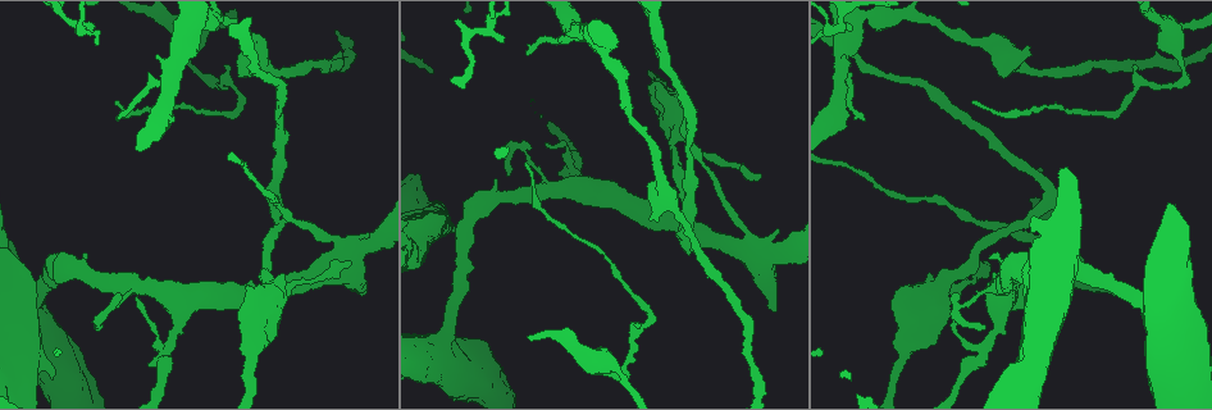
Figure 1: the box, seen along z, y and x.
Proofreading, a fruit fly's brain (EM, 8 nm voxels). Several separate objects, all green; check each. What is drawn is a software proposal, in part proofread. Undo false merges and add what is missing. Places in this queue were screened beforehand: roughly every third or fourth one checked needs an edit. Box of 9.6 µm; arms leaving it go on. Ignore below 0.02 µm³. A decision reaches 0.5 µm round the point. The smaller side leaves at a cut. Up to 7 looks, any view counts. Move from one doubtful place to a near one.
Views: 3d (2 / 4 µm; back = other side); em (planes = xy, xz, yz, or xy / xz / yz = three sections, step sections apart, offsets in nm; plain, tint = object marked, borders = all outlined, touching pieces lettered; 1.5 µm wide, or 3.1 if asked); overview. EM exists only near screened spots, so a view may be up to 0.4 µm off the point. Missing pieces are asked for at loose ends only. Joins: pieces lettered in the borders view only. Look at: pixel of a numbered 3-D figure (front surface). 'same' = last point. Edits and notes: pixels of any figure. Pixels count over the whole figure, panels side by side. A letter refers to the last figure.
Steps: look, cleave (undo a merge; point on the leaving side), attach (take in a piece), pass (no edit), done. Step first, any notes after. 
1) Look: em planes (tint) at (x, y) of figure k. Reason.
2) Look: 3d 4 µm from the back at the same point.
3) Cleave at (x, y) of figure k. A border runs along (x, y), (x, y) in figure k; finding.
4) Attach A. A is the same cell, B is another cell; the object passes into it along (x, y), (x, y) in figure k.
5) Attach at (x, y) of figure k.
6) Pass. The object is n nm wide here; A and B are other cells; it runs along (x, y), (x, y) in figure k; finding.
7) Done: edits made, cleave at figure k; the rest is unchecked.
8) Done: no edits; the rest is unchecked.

Look: 3d 4 µm at (548, 143) of figure 1. An open end.

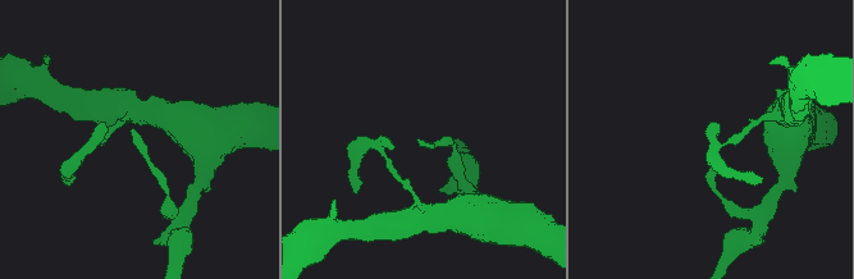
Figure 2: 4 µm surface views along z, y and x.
Look: em xy step 8 (tint) at (420, 140) of figure 2. Now the EM.

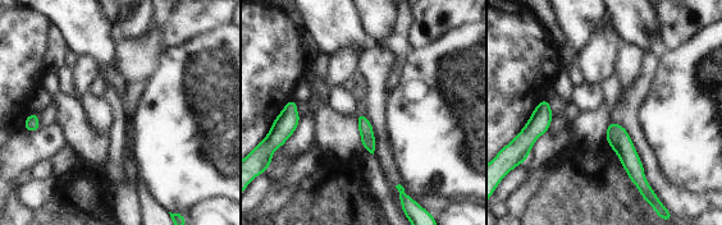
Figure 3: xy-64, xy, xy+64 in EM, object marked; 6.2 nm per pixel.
Look: em planes (borders) at the same point. Cut it another way.

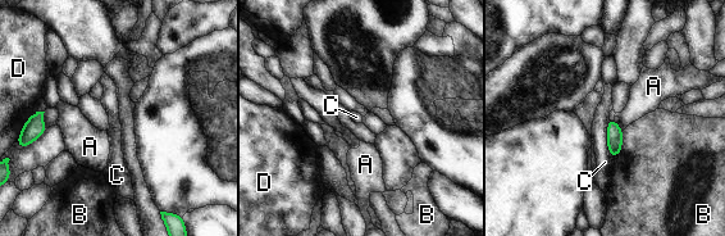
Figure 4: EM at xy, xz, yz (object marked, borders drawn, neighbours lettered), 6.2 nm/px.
Pass. A, B, C and D are other cells; a border runs along (609, 118), (607, 150), (614, 159) in figure 4; none of them fits.

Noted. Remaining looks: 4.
Look: em xy step 4 (tint) at (691, 253) of figure 1. Free end.

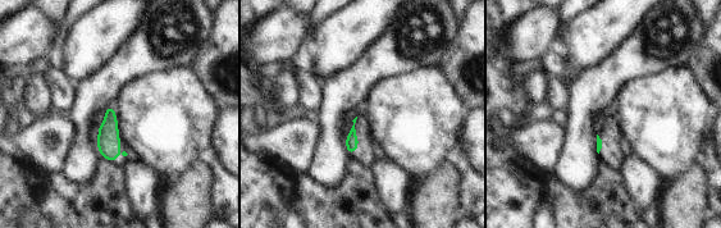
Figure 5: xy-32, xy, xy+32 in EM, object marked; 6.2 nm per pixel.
Look: em xz step 8 (borders) at the same point.

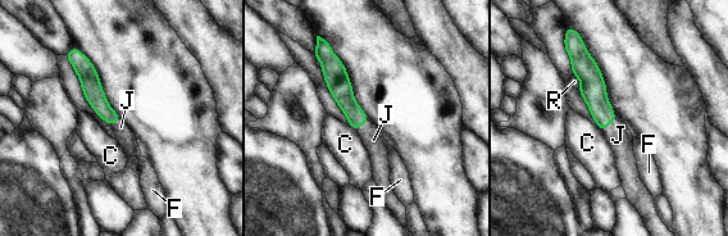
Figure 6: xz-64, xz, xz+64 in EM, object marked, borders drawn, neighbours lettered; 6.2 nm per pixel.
Attach J. J is the same cell, C, F and R are other cells; the object passes into it along (592, 89), (608, 123), (618, 135) in figure 6; the neuron continues.

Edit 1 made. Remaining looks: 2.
Done: edits made, attach at figure 6; the rest is unchecked.

